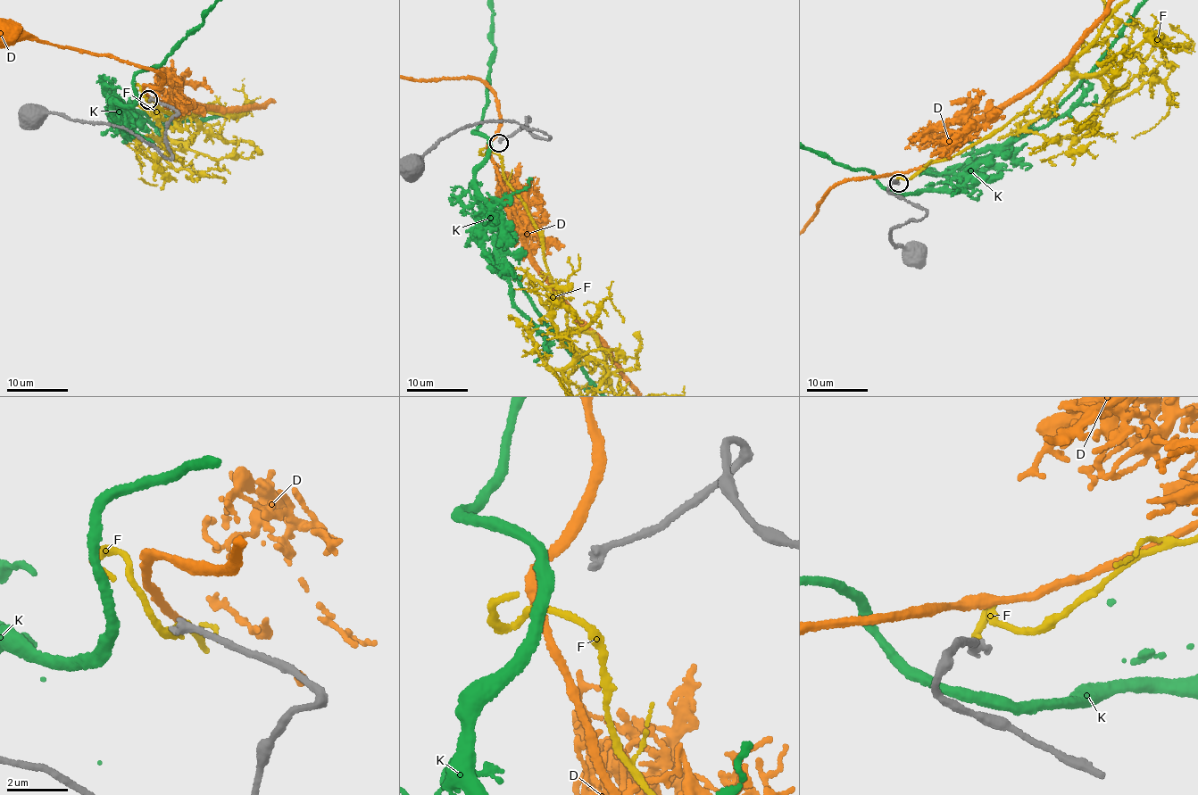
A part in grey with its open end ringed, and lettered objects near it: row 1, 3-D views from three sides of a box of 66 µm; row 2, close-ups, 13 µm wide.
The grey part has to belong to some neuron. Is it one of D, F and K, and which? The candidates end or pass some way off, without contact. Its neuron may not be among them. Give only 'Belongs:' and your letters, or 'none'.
Belongs: F

